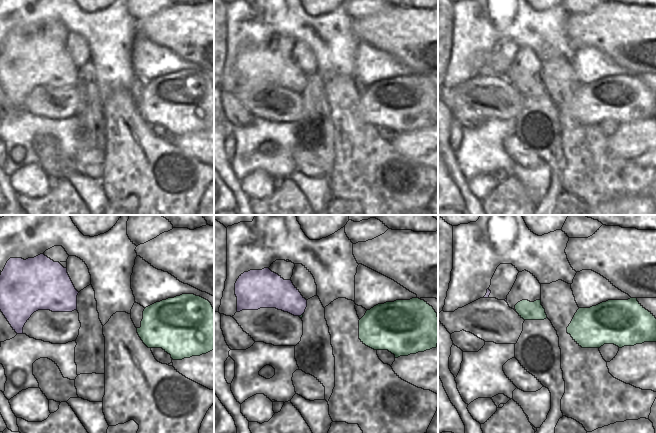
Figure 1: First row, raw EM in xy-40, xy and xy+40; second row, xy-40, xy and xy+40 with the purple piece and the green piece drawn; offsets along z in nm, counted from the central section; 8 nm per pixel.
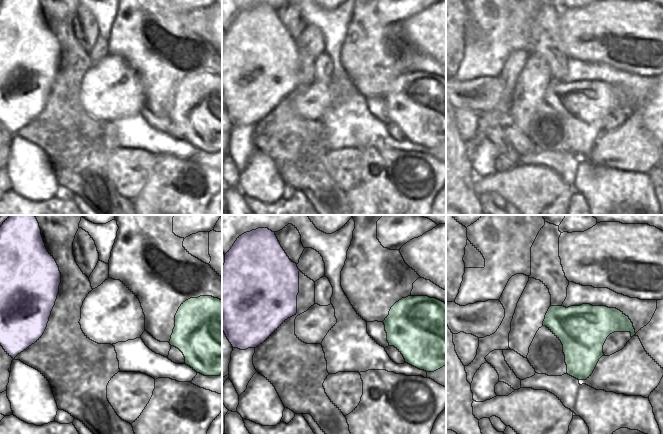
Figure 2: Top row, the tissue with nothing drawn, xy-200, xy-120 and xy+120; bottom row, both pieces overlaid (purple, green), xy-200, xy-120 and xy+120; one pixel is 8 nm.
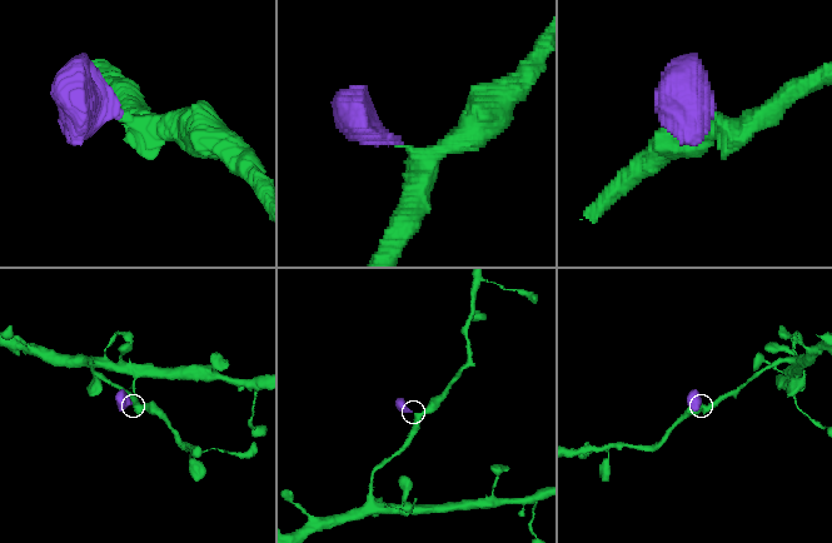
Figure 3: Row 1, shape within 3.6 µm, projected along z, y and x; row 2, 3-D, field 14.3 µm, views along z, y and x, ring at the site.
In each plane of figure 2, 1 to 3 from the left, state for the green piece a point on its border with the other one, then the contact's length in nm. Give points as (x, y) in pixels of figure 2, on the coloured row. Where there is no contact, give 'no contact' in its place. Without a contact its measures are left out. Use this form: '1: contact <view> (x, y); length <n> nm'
1: no contact
2: no contact
3: no contact

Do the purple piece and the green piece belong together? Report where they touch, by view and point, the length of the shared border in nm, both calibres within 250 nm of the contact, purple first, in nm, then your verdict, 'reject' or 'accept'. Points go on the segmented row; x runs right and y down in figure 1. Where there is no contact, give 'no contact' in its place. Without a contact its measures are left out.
contact xy (301, 314); length 50 nm; calibres 240 and 20 nm; accept

